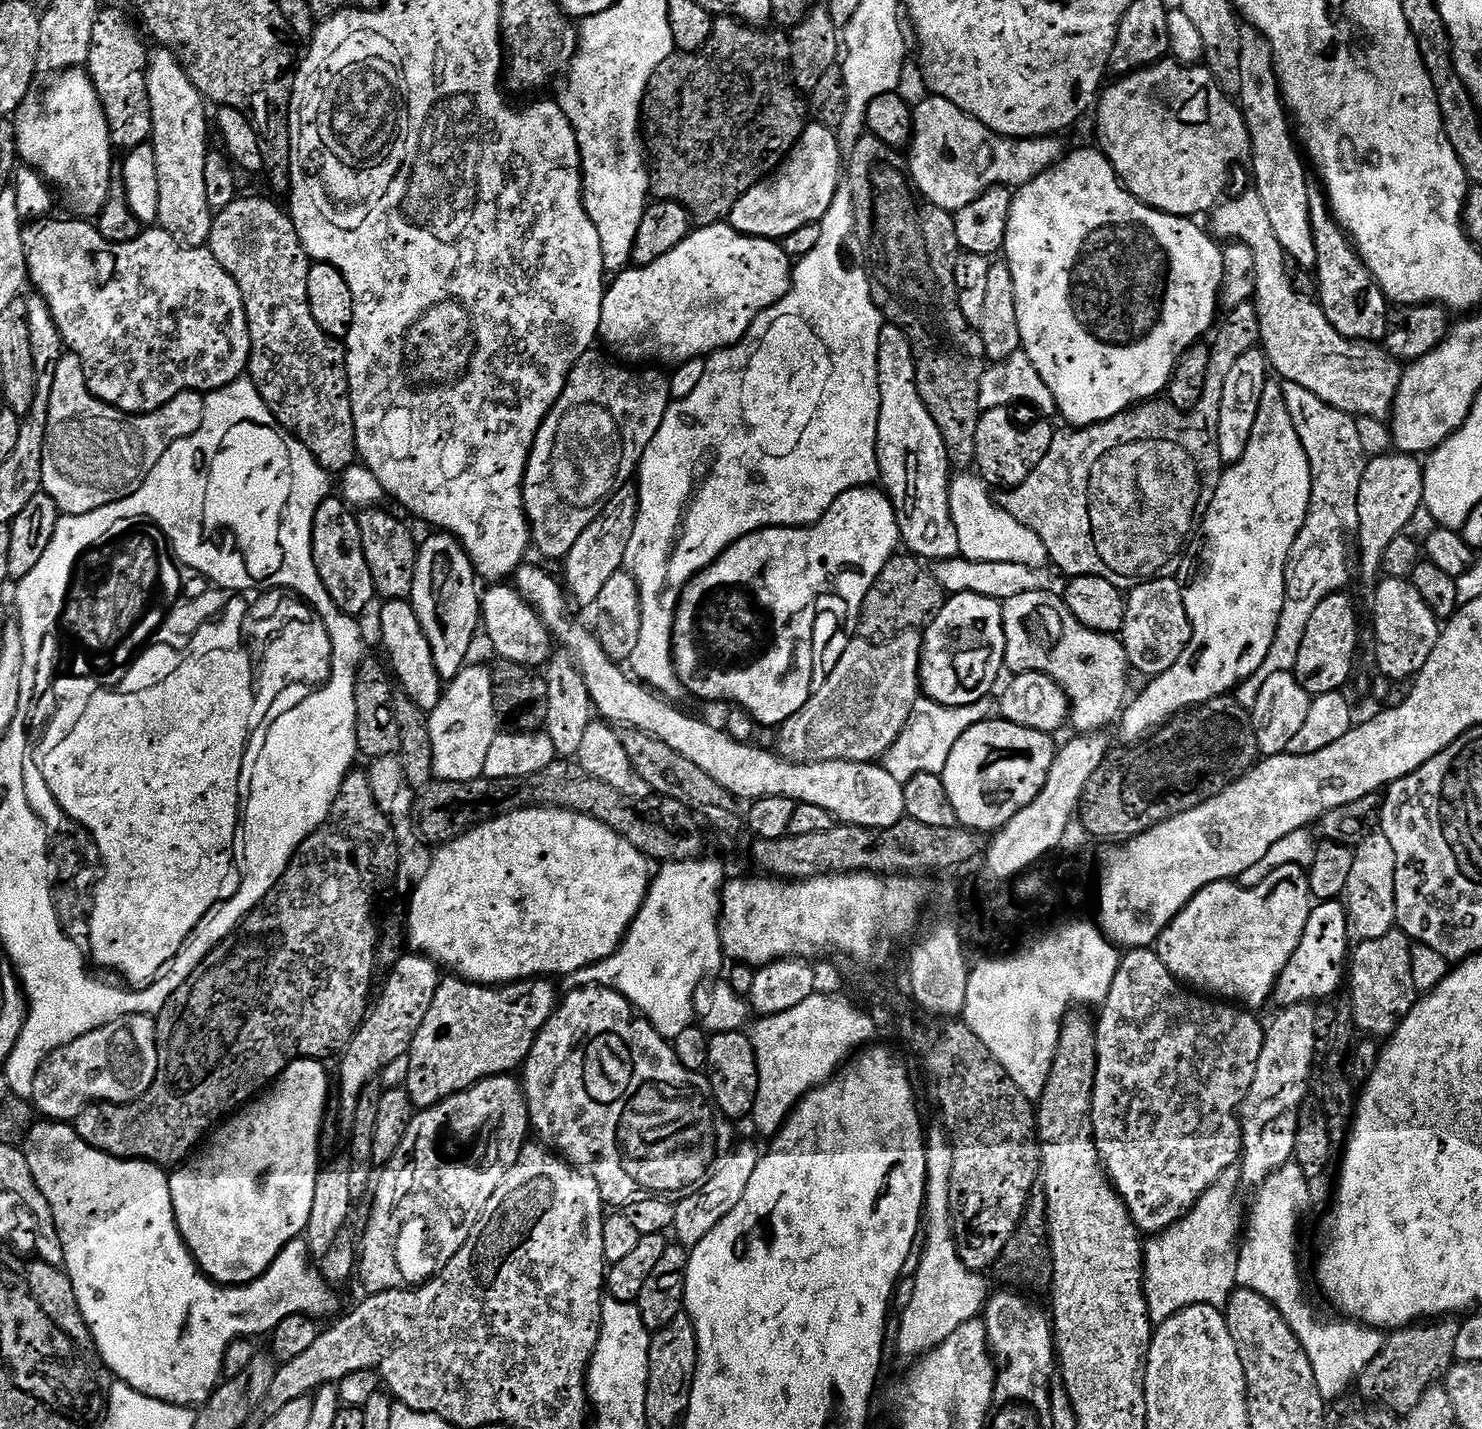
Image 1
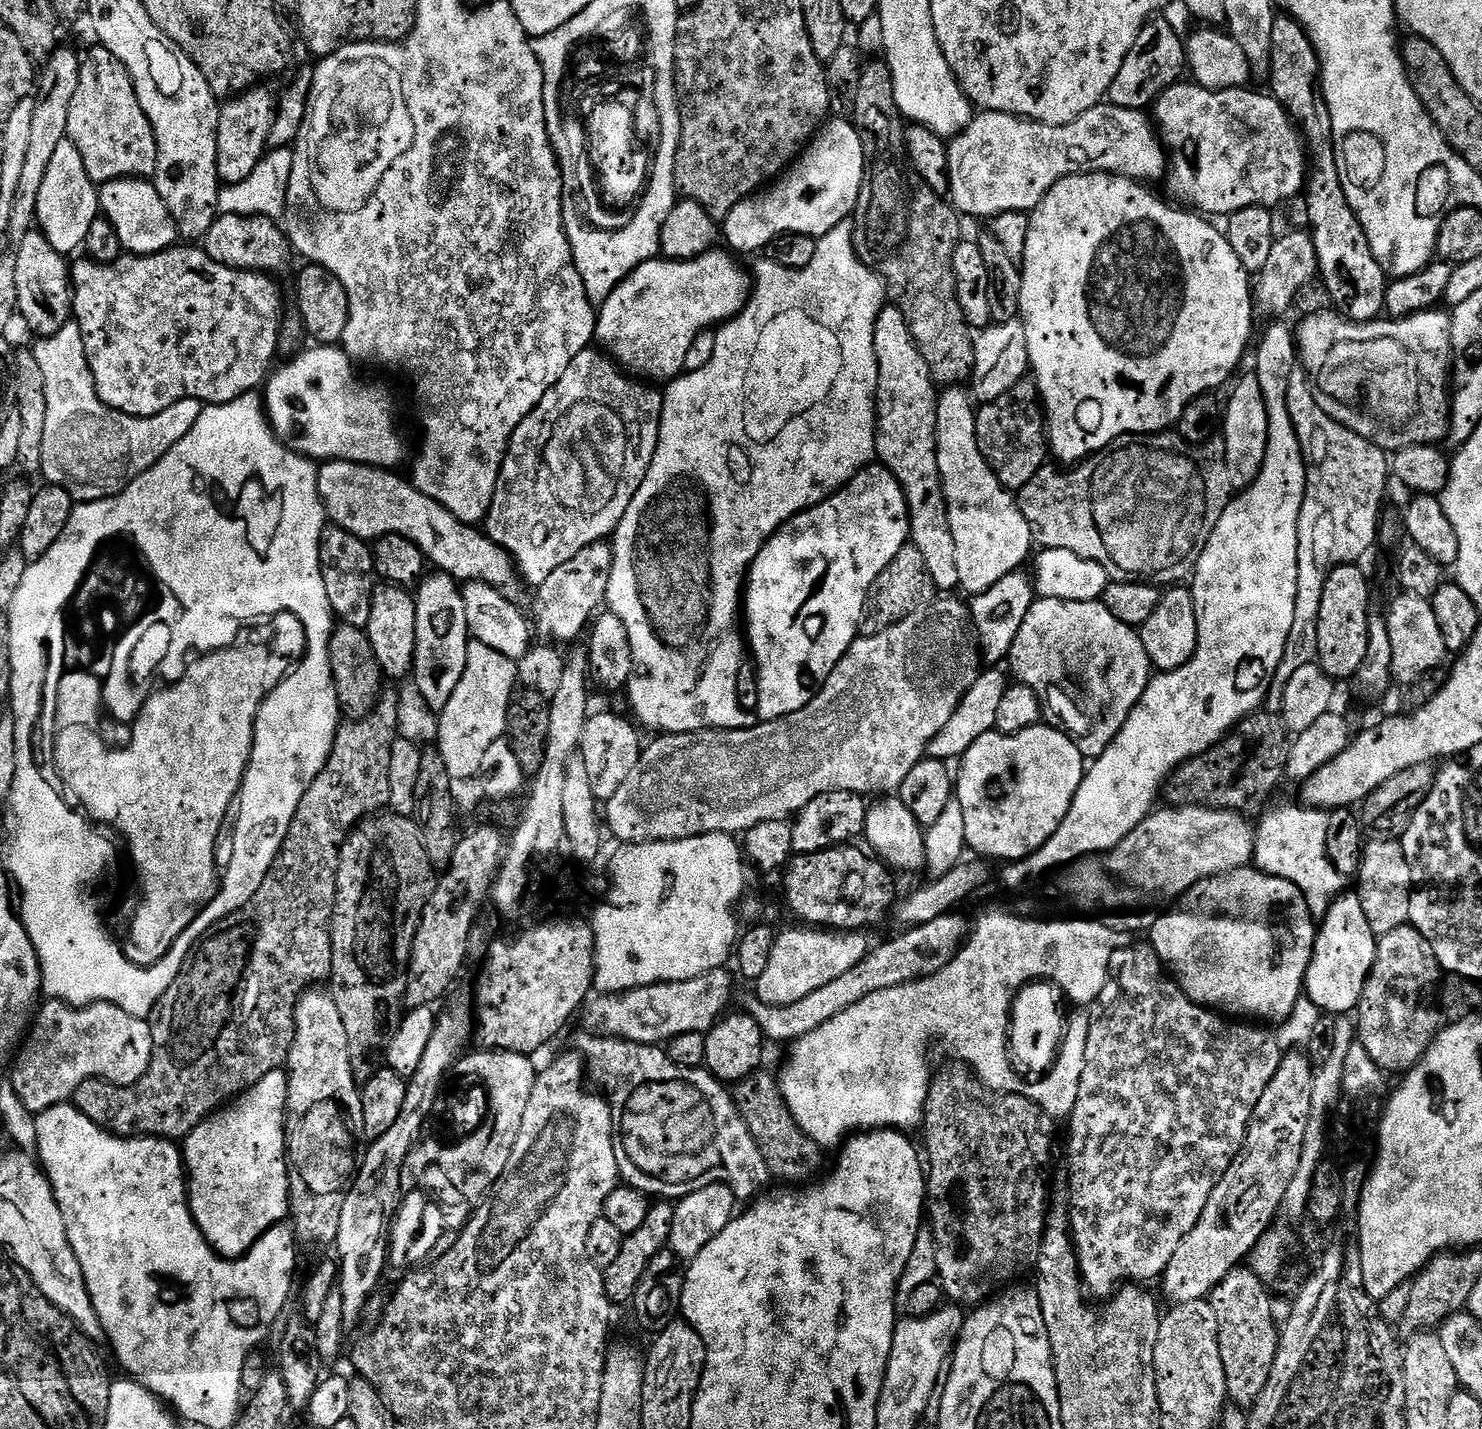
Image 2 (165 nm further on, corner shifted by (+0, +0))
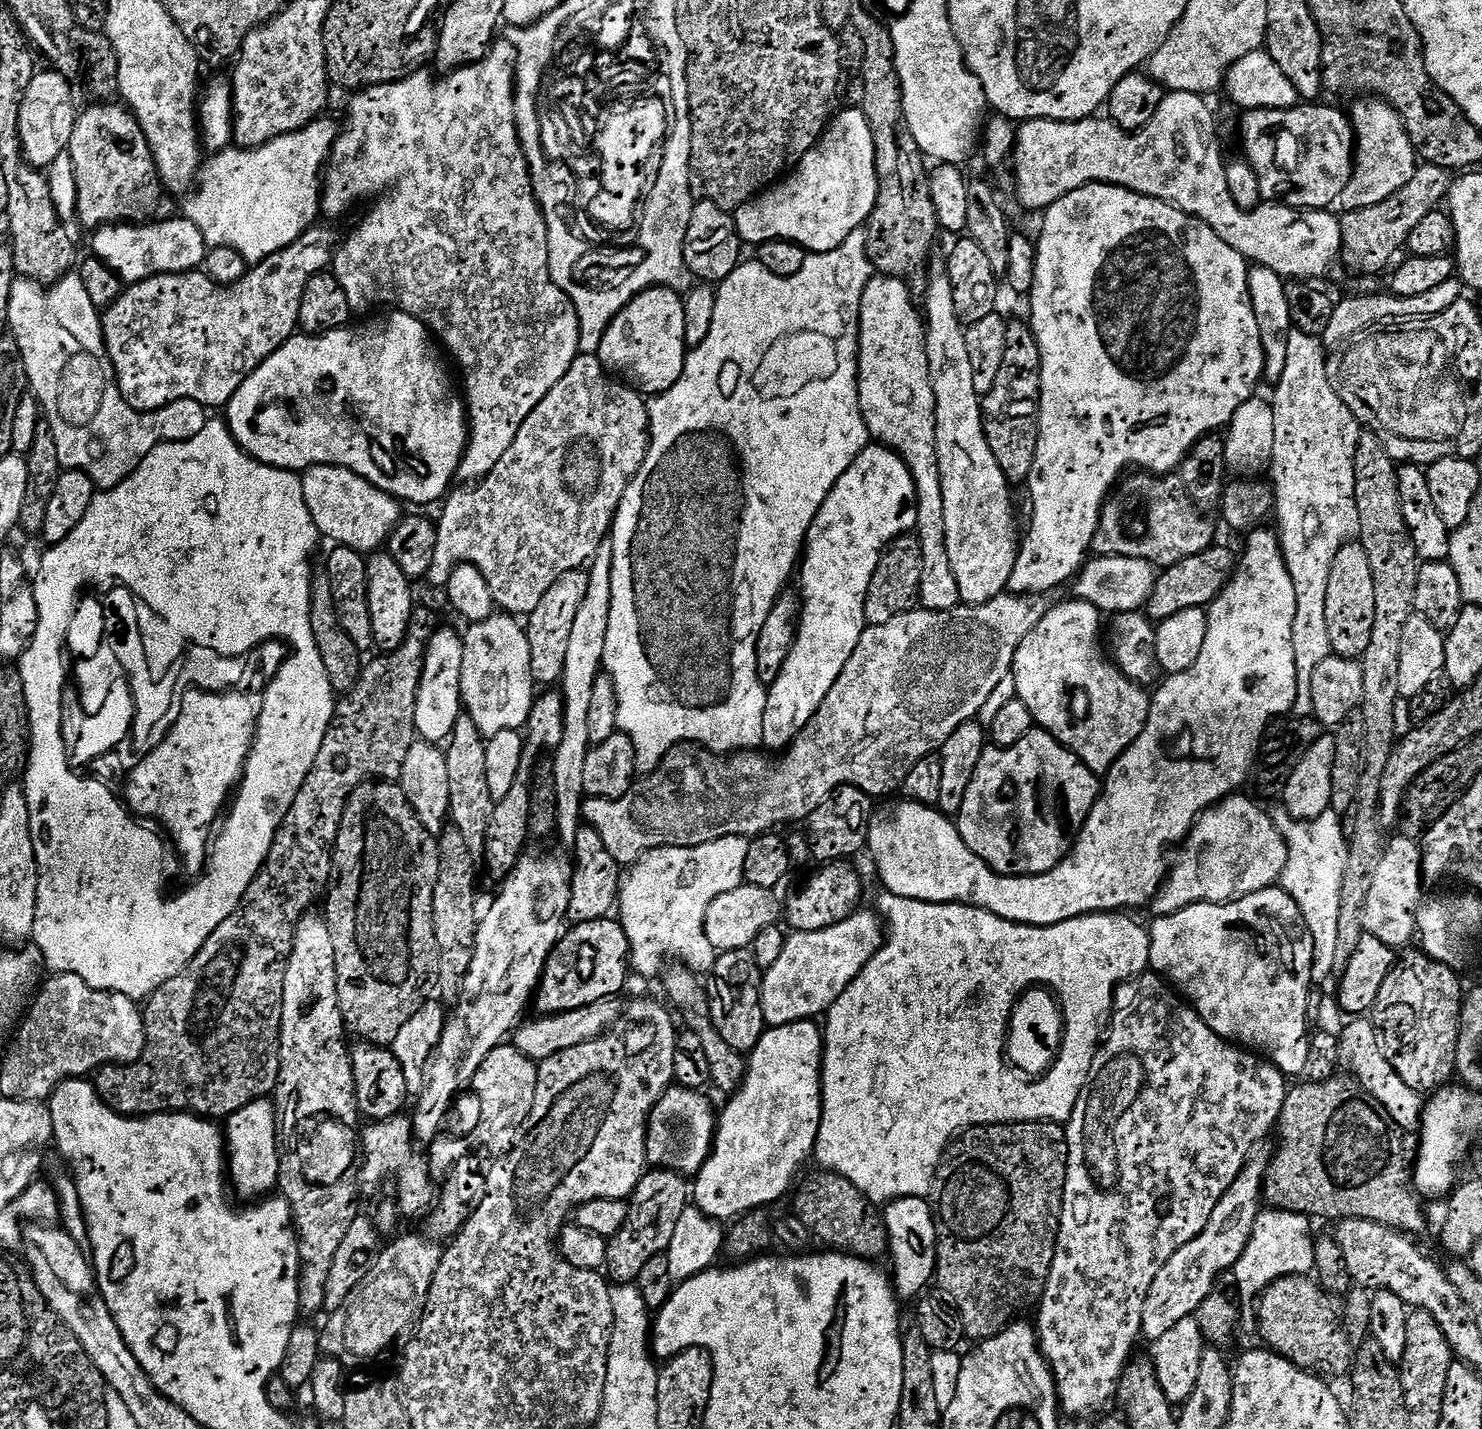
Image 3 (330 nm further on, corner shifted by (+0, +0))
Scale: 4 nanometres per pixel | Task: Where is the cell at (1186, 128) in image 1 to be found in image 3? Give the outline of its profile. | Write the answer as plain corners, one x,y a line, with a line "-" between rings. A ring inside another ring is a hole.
1300,102
1292,108
1250,109
1242,116
1243,155
1258,174
1265,201
1298,209
1327,209
1343,197
1354,163
1354,133
1345,113
1327,108
1324,102

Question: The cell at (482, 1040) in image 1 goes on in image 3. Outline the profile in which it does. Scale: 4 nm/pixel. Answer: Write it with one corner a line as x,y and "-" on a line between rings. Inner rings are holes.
603,918
573,923
548,953
544,974
534,993
535,1011
545,1016
557,1016
559,1012
590,1006
590,1002
619,997
628,976
630,977
628,939
619,919

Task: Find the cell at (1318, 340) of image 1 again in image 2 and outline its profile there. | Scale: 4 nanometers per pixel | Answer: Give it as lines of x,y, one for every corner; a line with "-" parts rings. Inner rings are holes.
1335,310
1312,312
1301,322
1300,329
1297,327
1294,332
1298,360
1302,365
1302,371
1307,374
1309,384
1315,389
1318,387
1318,382
1320,382
1320,364
1324,362
1322,358
1326,358
1326,354
1336,346
1336,342
1342,342
1342,340
1346,340
1346,342
1350,342
1350,340
1368,340
1368,338
1382,338
1382,336
1398,338
1406,346
1410,346
1418,352
1426,352
1426,354
1428,354
1428,346
1432,346
1430,352
1438,356
1436,364
1439,368
1442,368
1444,364
1451,364
1452,318
1447,311
1436,311
1440,310
1425,310
1404,319
1381,318
1372,320
1368,324
1359,324
1353,320
1348,320
-
1440,344
1442,344
1442,359
1440,359
-
1444,346
1446,346
1446,350
1444,350

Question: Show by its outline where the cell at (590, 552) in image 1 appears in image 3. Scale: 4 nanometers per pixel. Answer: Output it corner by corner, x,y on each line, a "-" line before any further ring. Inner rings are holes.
583,569
564,572
559,576
558,579
555,580
554,584
552,584
552,586
546,590
546,594
542,596
542,601
538,602
538,606
535,607
534,611
529,613
526,631
527,640
530,642
532,679
539,685
542,683
548,684
544,686
552,686
555,685
559,679
561,679
568,647
565,634
571,628
580,603
586,595
588,580
588,573

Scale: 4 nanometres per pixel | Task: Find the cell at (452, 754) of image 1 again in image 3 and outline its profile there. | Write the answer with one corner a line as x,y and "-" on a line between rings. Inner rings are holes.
493,614
485,620
469,623
467,627
468,633
465,631
462,636
464,653
462,654
460,699
463,711
474,720
474,724
485,738
503,731
523,729
527,725
534,699
530,642
527,640
525,625
515,615

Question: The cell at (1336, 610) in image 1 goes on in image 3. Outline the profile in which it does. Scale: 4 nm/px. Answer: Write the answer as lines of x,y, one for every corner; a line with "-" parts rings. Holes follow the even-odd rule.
1359,542
1344,544
1330,566
1330,583
1326,586
1326,634
1333,656
1360,660
1370,645
1375,620
1374,574
1366,550

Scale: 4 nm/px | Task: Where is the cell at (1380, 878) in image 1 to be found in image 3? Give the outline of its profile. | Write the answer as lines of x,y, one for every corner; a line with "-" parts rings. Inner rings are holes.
1396,834
1393,840
1389,839
1384,845
1381,862
1378,870
1375,871
1369,897
1366,898
1365,933
1378,938
1378,942
1382,942
1387,948
1393,950
1407,949
1411,945
1408,943
1411,940
1415,941
1418,936
1416,917
1420,915
1422,907
1422,899
1420,900
1421,855
1421,845
1413,837

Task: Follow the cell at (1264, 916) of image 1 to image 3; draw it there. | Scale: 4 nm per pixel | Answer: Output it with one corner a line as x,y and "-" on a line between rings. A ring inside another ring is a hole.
1279,886
1258,890
1243,896
1241,900
1229,900
1226,904
1191,904
1169,916
1156,916
1148,928
1150,938
1149,969
1155,975
1163,978
1187,1003
1199,1012
1201,1018
1223,1040
1237,1046
1243,1046
1270,1061
1285,1077
1293,1078
1308,1064
1308,996
1313,987
1312,963
1314,962
1314,938
1310,938
1310,930
1302,918
1302,910
1298,910
1298,902
1290,898
1290,894

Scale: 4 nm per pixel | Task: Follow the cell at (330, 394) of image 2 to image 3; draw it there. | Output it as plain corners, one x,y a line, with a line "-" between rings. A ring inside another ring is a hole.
399,310
389,312
392,312
389,316
376,316
365,324
353,323
351,326
335,328
332,332
293,335
292,339
287,340
277,352
270,354
270,358
262,361
258,370
254,370
248,375
246,382
238,386
234,398
226,406
226,413
228,412
226,423
237,444
256,460
275,468
285,468
288,472
300,474
316,464
333,464
353,471
366,482
378,486
378,490
396,497
401,502
409,500
412,504
432,504
435,500
443,501
446,493
453,487
452,479
454,481
457,479
464,449
468,447
466,400
458,392
456,396
455,390
452,389
452,376
448,373
447,366
440,361
441,349
434,343
434,337
427,326
405,312

